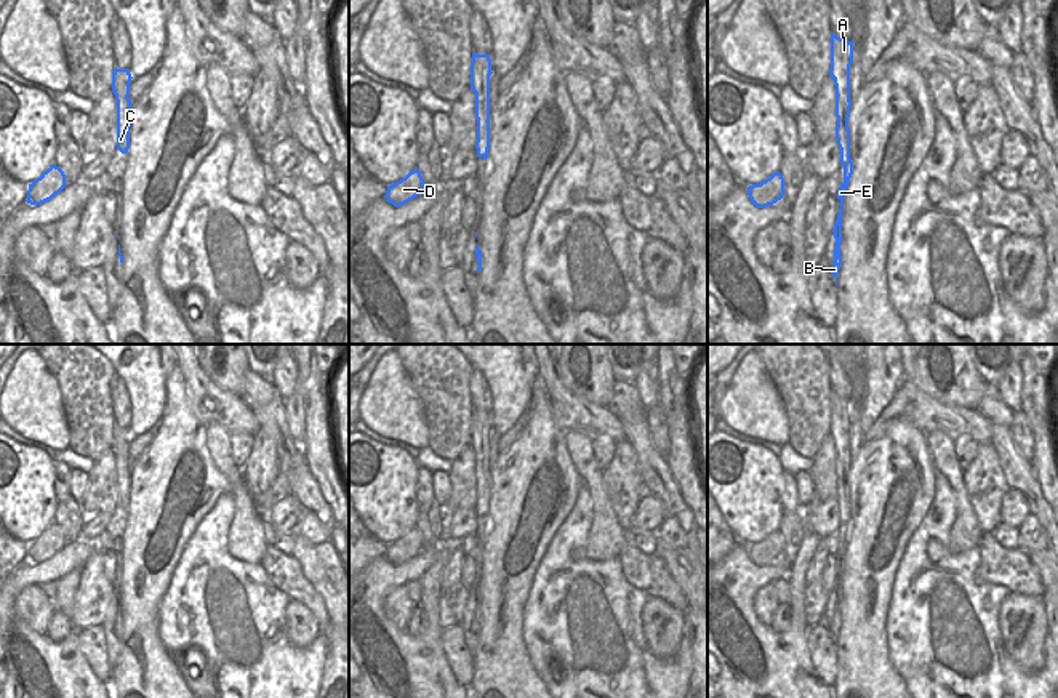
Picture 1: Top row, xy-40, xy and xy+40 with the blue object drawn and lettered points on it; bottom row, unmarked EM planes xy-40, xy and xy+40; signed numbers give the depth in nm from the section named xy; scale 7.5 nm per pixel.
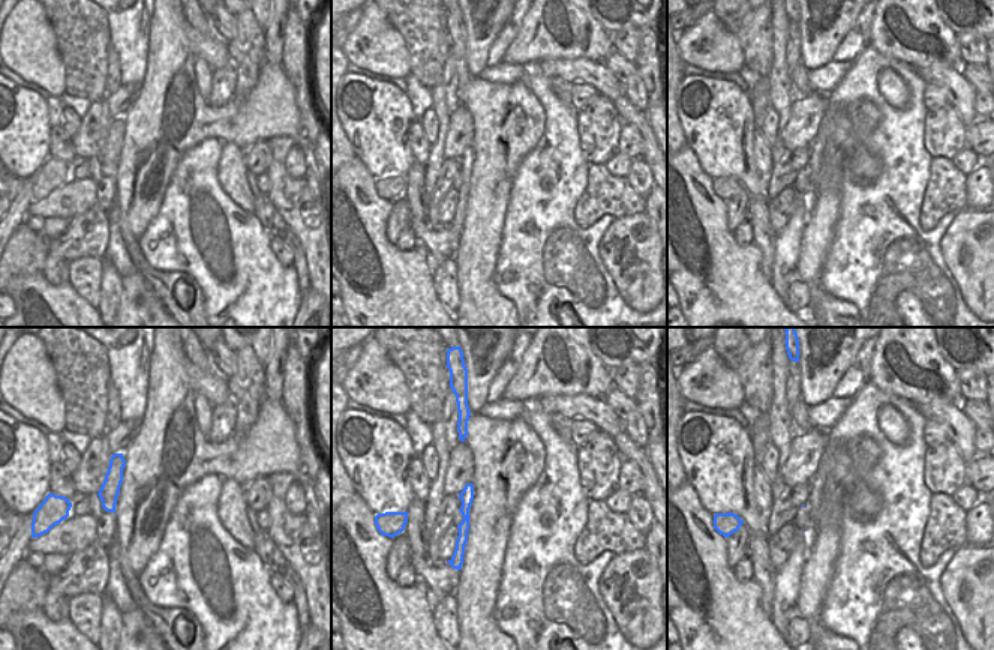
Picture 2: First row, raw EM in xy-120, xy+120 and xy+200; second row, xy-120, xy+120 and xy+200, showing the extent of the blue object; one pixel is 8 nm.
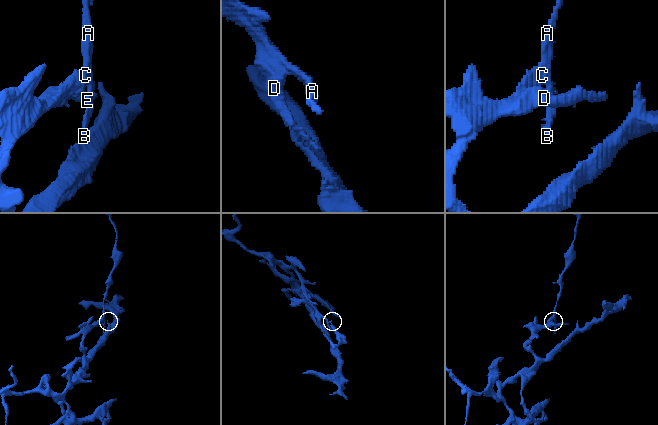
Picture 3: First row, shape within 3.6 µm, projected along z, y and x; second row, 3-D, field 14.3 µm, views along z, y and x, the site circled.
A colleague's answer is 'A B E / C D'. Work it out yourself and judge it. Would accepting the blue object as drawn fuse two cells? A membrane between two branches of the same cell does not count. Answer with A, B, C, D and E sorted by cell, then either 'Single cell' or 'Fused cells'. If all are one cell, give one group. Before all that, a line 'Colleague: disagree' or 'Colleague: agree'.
Colleague: agree
Groups: A B E / C D. Fused cells.

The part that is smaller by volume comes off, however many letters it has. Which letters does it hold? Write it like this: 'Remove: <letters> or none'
Remove: A, B, E

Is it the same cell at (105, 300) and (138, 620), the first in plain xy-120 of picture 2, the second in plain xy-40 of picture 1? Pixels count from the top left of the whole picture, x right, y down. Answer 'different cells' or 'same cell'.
different cells

